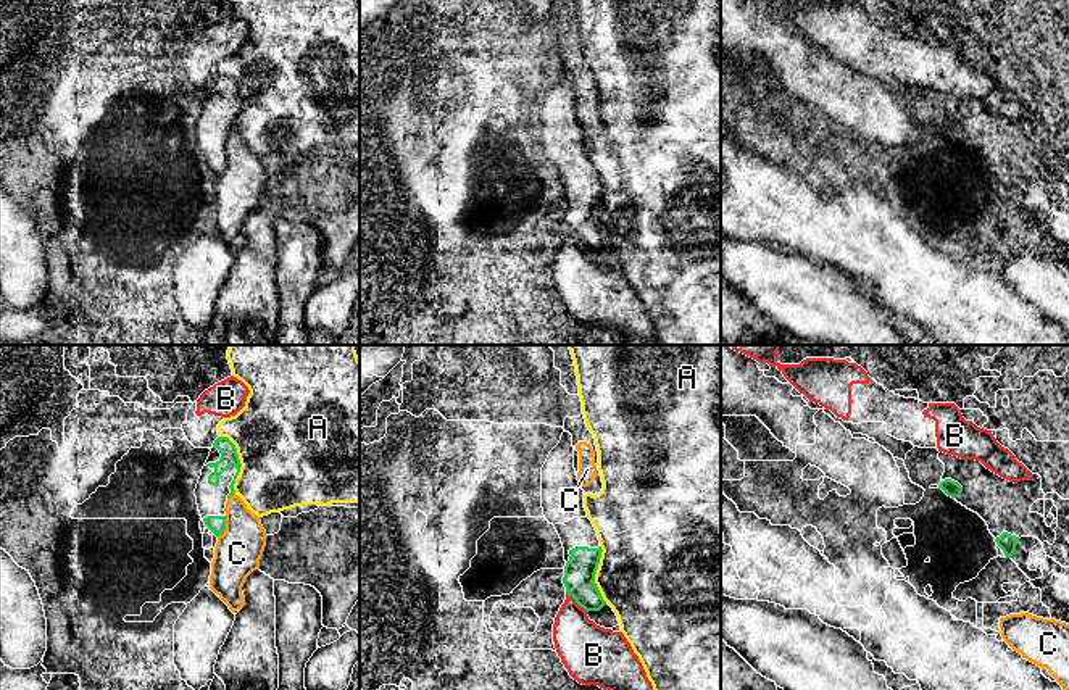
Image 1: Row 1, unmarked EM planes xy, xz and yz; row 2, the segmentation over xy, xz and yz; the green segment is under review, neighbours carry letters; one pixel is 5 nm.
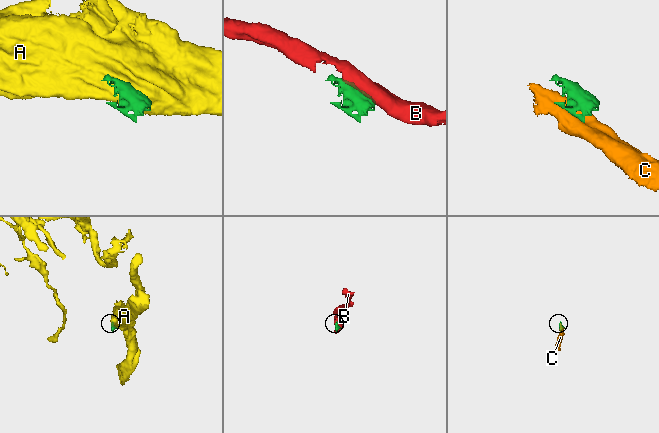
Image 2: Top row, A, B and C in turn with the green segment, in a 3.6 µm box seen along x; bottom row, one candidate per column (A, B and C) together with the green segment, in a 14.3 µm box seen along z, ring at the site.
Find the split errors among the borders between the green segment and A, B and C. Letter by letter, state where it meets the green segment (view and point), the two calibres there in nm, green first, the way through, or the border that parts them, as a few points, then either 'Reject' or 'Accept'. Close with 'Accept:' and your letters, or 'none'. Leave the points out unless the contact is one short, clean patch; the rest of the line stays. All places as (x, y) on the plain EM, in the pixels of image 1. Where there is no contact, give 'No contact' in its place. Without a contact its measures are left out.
A: Touches green at xy (239, 100). Thickness 90 nm (green) against 500 nm. Reject
B: Touches green at xz (578, 242). Thickness 160 nm (green) against 280 nm. Reject
C: Touches green at xy (224, 166). Thickness 90 nm (green) against 240 nm. Reject
Accept: none

